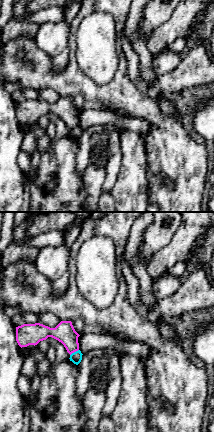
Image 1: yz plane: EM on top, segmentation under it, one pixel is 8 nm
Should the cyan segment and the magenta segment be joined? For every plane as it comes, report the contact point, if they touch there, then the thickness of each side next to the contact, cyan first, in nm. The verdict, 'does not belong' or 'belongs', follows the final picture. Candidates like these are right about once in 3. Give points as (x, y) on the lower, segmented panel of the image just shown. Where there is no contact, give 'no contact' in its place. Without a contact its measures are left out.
contact (74, 352); calibres 90 and 170 nm

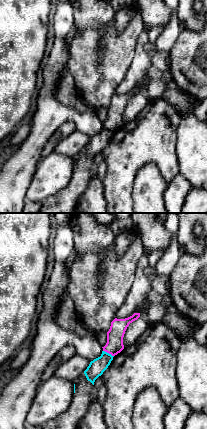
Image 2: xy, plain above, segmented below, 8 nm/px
contact (108, 353); calibres 130 and 140 nm

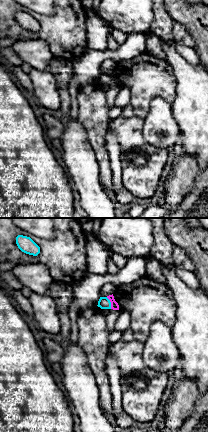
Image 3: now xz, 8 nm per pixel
contact (110, 303); calibres 100 and 60 nm

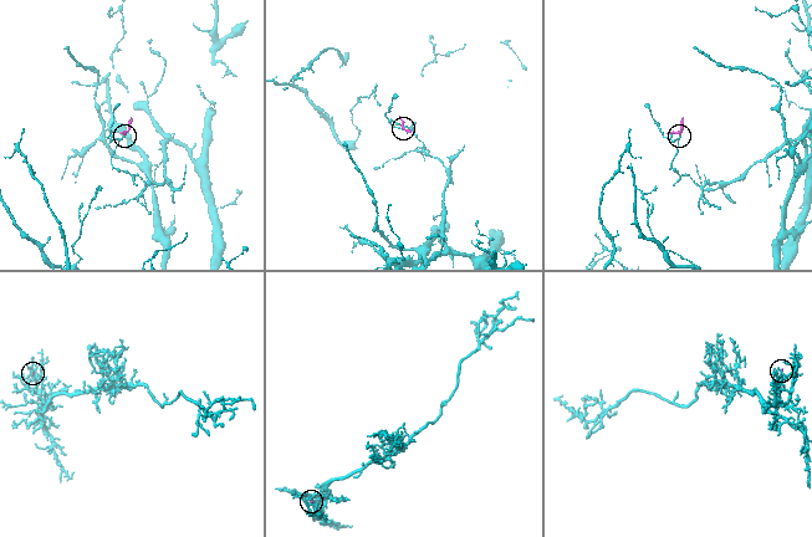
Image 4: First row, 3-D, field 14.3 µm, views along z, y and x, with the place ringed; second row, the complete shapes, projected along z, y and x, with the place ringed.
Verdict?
does not belong

